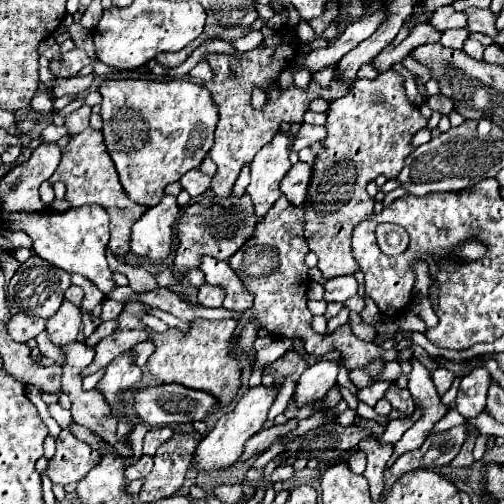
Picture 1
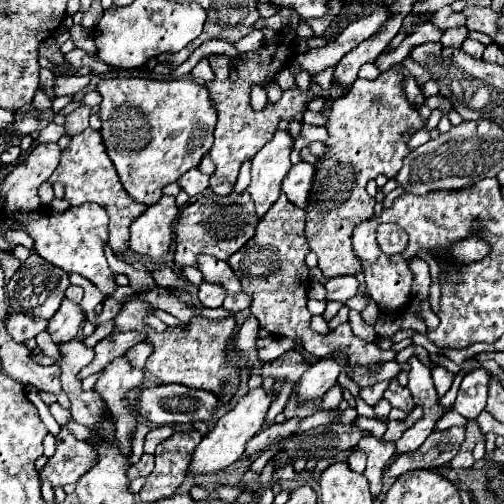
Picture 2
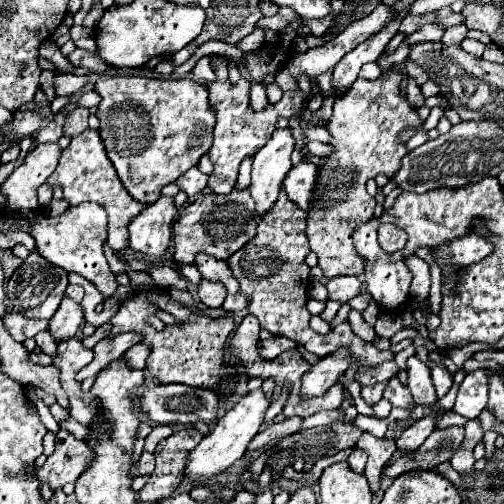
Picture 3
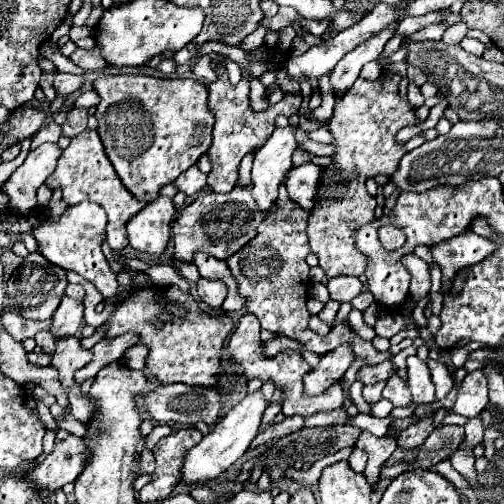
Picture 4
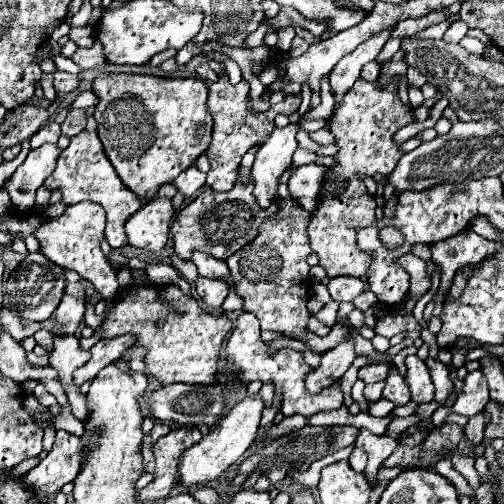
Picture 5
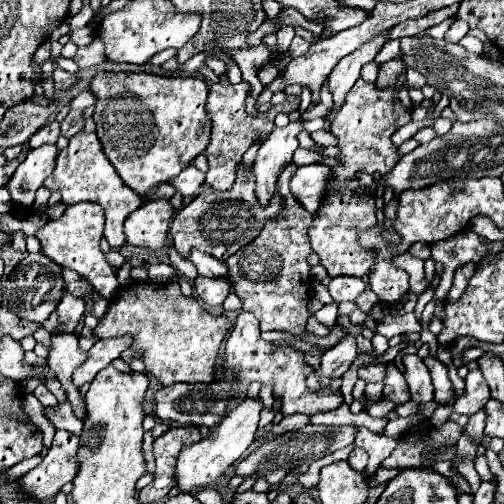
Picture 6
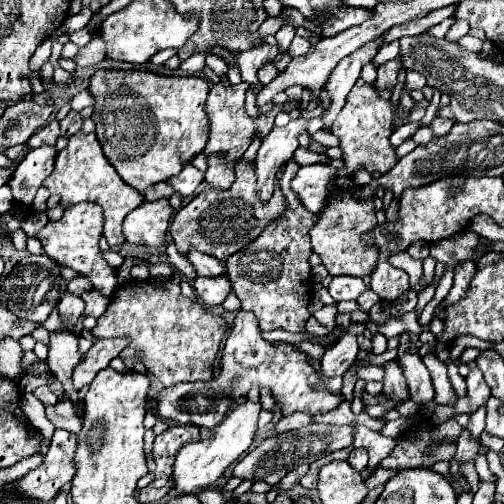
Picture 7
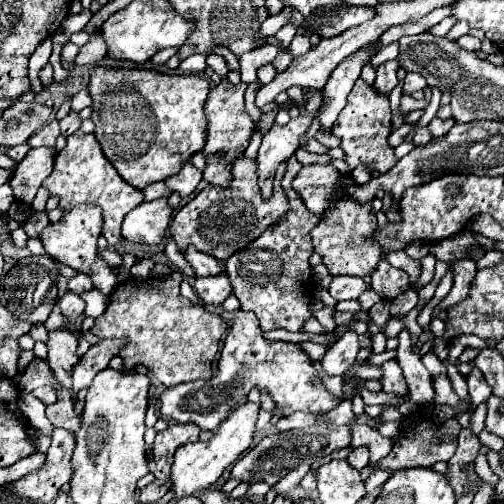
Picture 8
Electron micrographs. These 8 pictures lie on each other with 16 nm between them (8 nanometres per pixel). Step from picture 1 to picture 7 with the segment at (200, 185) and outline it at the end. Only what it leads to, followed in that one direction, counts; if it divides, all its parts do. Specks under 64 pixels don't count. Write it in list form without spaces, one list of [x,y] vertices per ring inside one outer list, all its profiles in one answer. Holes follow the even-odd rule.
[[[186,164],[178,176],[174,176],[174,178],[168,180],[168,184],[170,184],[176,192],[180,192],[184,198],[192,196],[202,182],[204,182],[204,172],[200,172],[200,170],[194,168],[192,164]]]

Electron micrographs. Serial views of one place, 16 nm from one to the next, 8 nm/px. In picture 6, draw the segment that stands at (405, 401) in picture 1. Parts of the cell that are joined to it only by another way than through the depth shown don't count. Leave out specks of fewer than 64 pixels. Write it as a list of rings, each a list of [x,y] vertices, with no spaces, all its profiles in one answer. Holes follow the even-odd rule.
[[[394,362],[388,364],[388,372],[386,372],[386,378],[384,378],[384,398],[392,400],[394,404],[406,404],[410,400],[410,392],[408,392],[408,386],[406,386],[406,380],[404,376],[400,374],[400,370],[396,368]]]

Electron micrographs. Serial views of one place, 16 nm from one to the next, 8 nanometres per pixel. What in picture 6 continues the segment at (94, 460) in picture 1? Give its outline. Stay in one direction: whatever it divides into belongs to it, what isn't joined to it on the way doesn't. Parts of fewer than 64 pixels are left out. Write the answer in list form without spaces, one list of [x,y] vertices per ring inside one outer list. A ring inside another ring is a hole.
[[[56,430],[50,452],[44,456],[38,468],[30,470],[20,480],[22,488],[40,502],[52,498],[64,484],[74,480],[78,472],[78,456],[76,456],[78,450],[80,450],[78,436],[66,430]]]

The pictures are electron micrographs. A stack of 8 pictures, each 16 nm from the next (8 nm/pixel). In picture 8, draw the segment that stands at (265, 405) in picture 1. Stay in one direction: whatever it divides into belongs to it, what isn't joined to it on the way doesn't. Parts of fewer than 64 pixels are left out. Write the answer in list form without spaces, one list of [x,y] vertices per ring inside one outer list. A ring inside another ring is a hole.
[[[246,402],[240,408],[230,412],[230,416],[218,426],[218,430],[214,432],[214,436],[210,440],[184,444],[182,448],[178,448],[178,452],[174,456],[172,476],[170,476],[170,480],[172,480],[170,490],[174,492],[174,498],[192,496],[192,494],[198,494],[198,492],[210,488],[222,476],[222,472],[248,450],[248,446],[252,444],[252,436],[256,432],[258,412],[260,412],[260,404]]]

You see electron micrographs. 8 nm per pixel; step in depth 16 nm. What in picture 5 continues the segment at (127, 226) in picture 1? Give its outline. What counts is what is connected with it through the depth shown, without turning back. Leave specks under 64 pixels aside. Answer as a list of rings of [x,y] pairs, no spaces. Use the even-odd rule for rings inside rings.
[[[84,130],[78,136],[74,136],[70,140],[70,146],[66,150],[62,150],[58,164],[56,164],[56,170],[46,178],[44,184],[50,190],[60,190],[62,200],[66,204],[78,204],[78,202],[84,202],[84,200],[100,204],[106,210],[105,239],[110,247],[116,250],[116,248],[122,248],[122,246],[128,244],[124,224],[126,224],[128,216],[138,212],[144,204],[142,204],[142,200],[132,196],[132,192],[120,182],[120,176],[116,174],[114,166],[106,158],[102,142],[100,142],[96,132]]]

